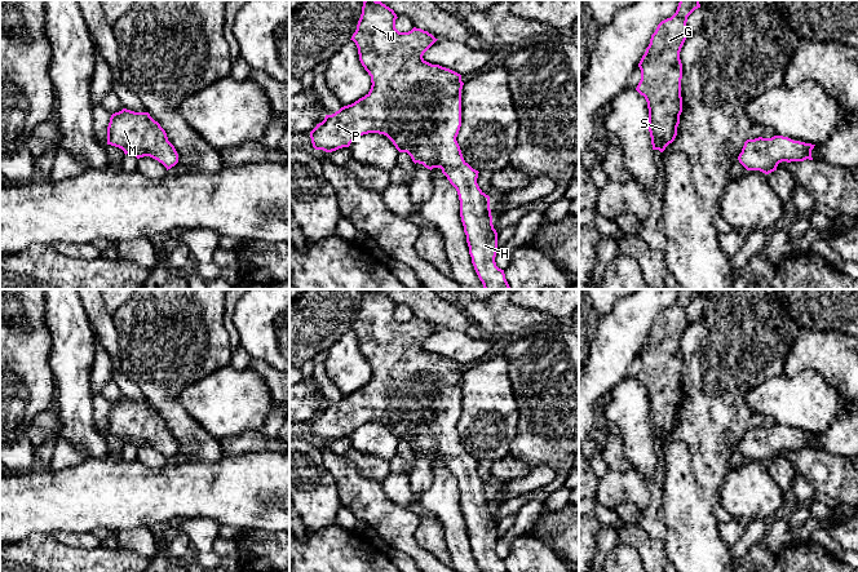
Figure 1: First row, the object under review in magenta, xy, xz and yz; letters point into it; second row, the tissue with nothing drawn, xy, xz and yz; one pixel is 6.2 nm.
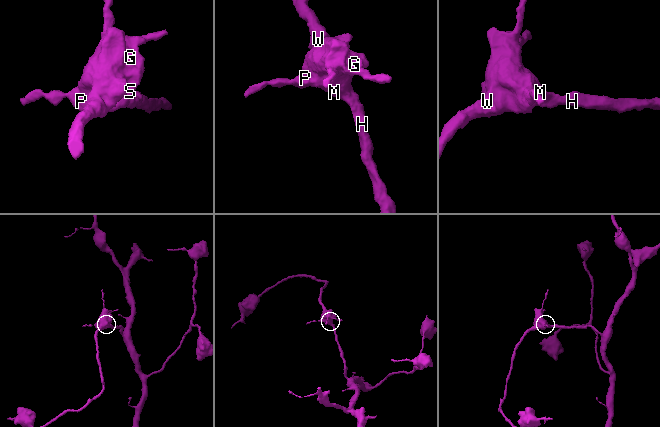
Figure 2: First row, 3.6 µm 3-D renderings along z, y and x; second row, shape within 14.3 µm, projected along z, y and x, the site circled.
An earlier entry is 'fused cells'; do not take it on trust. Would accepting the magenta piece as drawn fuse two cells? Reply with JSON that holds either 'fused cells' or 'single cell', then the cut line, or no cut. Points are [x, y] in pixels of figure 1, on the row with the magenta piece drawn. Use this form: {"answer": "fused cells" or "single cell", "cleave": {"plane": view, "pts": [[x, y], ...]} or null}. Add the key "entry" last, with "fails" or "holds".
{"answer": "single cell", "cleave": null, "entry": "fails"}

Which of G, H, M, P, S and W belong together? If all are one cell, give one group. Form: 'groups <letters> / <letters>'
groups G H M P S W

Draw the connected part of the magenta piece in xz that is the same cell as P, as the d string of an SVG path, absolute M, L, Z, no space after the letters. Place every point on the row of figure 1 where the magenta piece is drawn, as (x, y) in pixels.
M364 0L357 30L351 39L359 61L371 76L370 92L351 105L341 107L310 132L313 147L332 152L363 134L386 136L399 152L407 152L412 161L428 169L441 168L456 189L460 200L460 217L466 235L474 270L485 289L510 289L504 270L495 262L497 232L492 225L490 196L478 186L478 170L463 158L456 141L461 127L461 75L426 62L424 53L438 40L428 31L413 27L408 32L395 28L397 14L377 0Z

